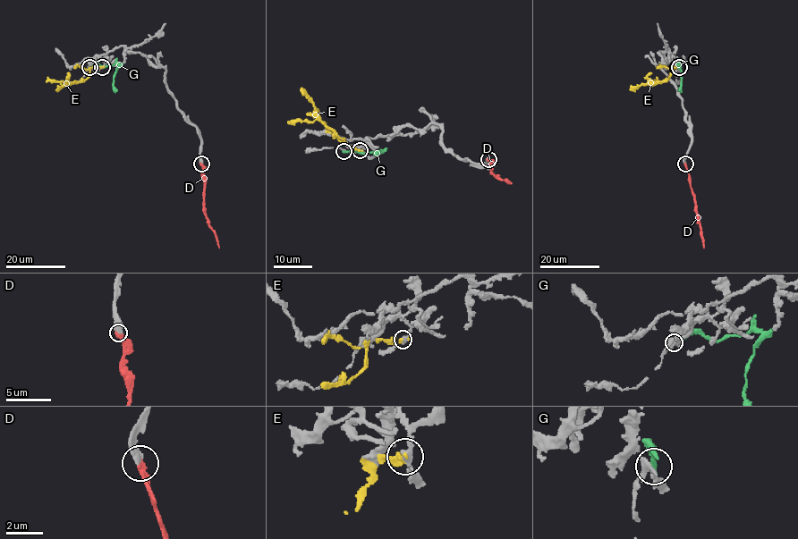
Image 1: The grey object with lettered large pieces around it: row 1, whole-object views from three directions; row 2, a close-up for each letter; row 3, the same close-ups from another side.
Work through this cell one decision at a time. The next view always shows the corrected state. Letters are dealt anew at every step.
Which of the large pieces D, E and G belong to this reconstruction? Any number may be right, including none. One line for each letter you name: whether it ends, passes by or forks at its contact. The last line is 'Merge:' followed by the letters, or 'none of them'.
D: it ends
Merge: D

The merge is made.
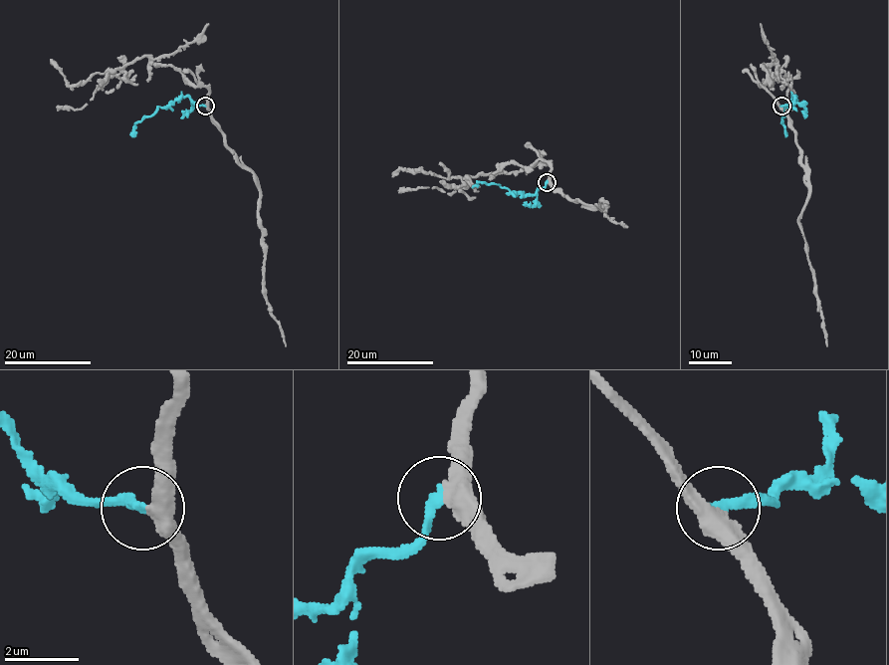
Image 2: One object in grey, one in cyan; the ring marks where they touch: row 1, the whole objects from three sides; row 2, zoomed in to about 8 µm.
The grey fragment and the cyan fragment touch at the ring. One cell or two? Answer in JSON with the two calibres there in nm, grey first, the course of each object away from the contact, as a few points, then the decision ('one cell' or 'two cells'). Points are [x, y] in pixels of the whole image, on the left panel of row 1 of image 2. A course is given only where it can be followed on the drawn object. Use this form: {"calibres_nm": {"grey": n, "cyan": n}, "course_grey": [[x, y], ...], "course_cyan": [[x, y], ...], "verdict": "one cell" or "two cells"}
{"calibres_nm": {"grey": 420, "cyan": 260}, "course_grey": [[205, 107], [237, 161], [256, 178], [263, 241], [264, 297], [286, 346]], "course_cyan": [[205, 107], [197, 105], [188, 97], [179, 97], [166, 108], [158, 107], [138, 121], [131, 136]], "verdict": "one cell"}

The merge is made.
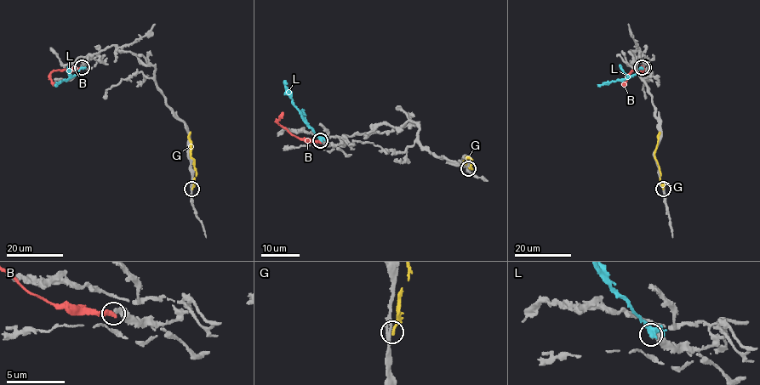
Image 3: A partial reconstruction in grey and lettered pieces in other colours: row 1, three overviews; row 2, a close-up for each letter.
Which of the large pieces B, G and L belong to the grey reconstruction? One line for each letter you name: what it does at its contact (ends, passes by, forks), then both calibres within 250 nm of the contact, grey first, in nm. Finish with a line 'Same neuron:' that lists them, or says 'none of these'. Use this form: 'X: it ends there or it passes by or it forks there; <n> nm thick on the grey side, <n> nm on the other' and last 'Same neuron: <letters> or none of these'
L: it forks there; 260 nm thick on the grey side, 320 nm on the other
Same neuron: L

